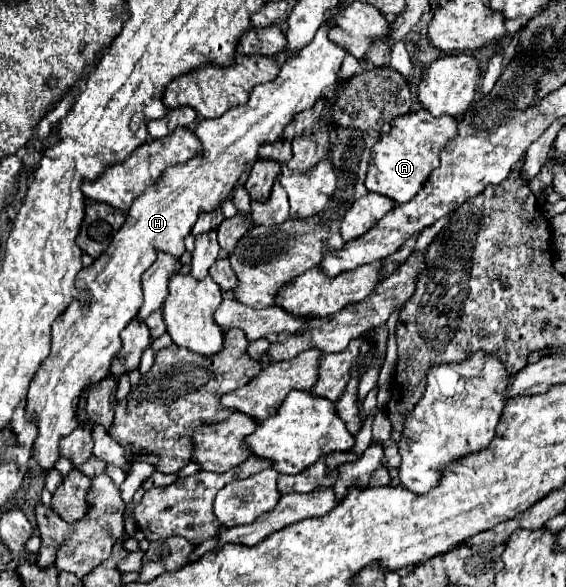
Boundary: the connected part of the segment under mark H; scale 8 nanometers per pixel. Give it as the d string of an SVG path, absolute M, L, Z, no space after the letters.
M322 24L318 28L314 40L306 48L302 48L302 52L298 56L288 58L282 64L276 80L258 84L252 90L250 100L244 106L236 106L230 112L226 112L218 118L212 118L212 120L200 120L194 128L194 134L202 144L202 156L190 158L184 164L174 164L168 170L164 170L164 174L158 178L158 182L148 186L132 202L130 210L126 212L126 222L112 236L108 250L100 258L96 258L92 266L80 270L78 290L88 290L90 302L78 302L78 300L74 302L72 300L68 304L68 308L60 314L60 318L54 320L54 324L52 324L52 350L50 350L48 358L42 362L42 366L38 368L38 372L30 384L30 390L28 390L26 418L34 418L34 422L38 426L38 436L36 436L34 446L32 446L32 458L38 462L40 470L48 472L54 468L54 462L60 456L58 454L60 438L64 438L66 434L70 434L78 426L76 412L78 412L78 402L80 402L82 390L86 386L100 382L110 372L112 358L118 354L118 350L122 346L120 332L138 314L138 310L142 306L142 280L140 278L142 278L144 270L148 270L152 266L152 262L156 260L156 252L162 250L162 252L172 254L174 258L180 258L186 250L184 238L192 230L192 226L198 218L198 212L216 210L230 196L230 192L234 190L244 168L250 162L258 160L258 146L264 142L274 142L284 132L284 126L288 122L292 122L294 114L314 106L314 102L318 102L322 98L322 90L328 84L336 82L336 76L340 72L342 58L346 56L346 50L342 50L340 46L334 46L328 40L328 30L330 30L330 24Z

